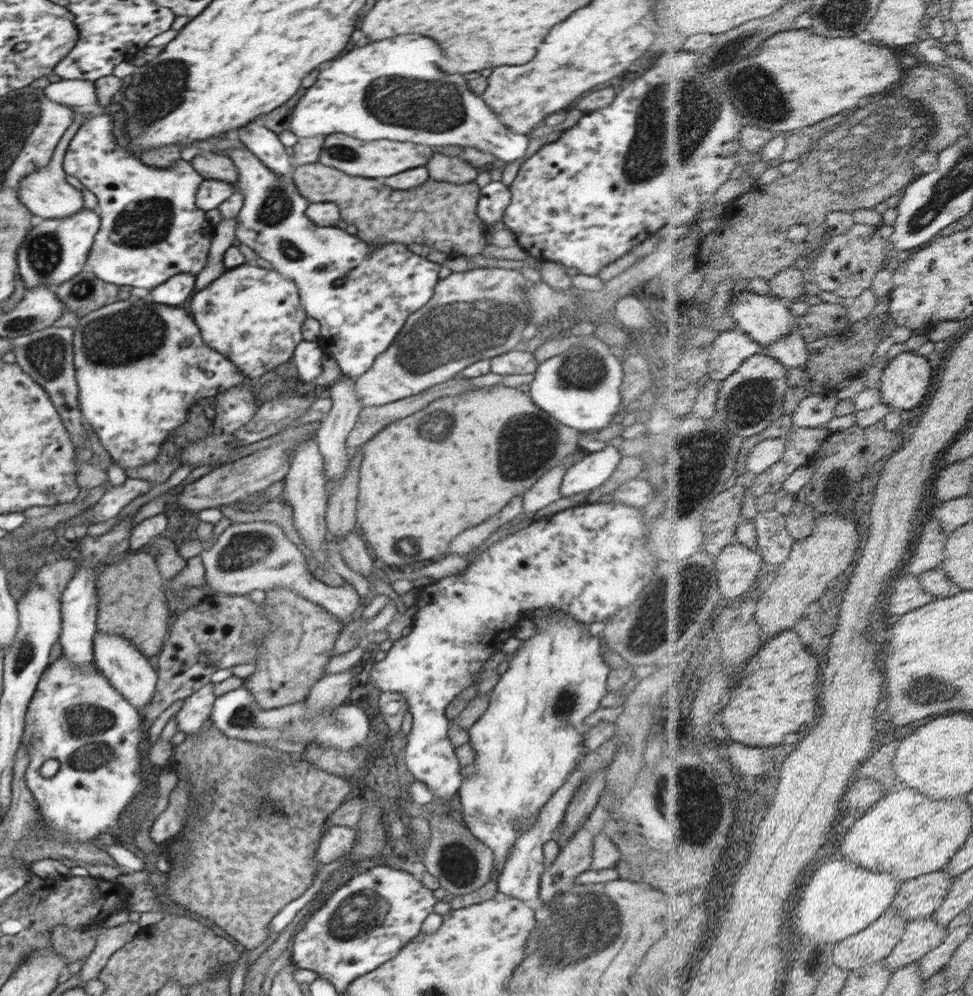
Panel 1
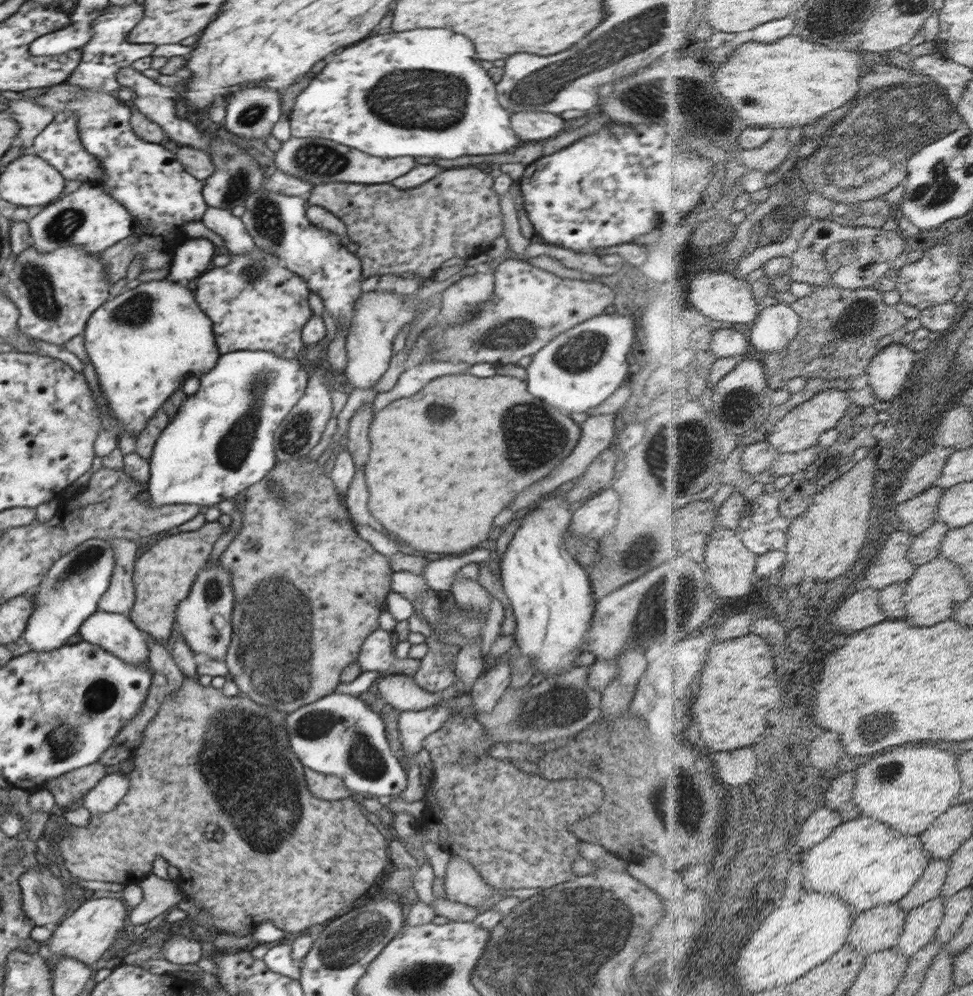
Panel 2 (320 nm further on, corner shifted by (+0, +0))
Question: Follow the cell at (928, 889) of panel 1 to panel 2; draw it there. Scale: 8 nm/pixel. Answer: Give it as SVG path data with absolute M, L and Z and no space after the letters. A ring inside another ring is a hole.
M901 901L877 905L856 918L847 944L857 948L858 952L865 952L866 957L895 948L905 931L909 914Z

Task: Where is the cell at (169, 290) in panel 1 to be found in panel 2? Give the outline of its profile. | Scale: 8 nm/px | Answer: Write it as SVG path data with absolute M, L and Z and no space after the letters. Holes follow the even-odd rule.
M192 237L186 239L183 243L176 246L174 250L173 261L168 275L164 279L174 281L175 283L184 283L184 280L194 280L202 273L205 273L214 258L214 243L203 237Z

